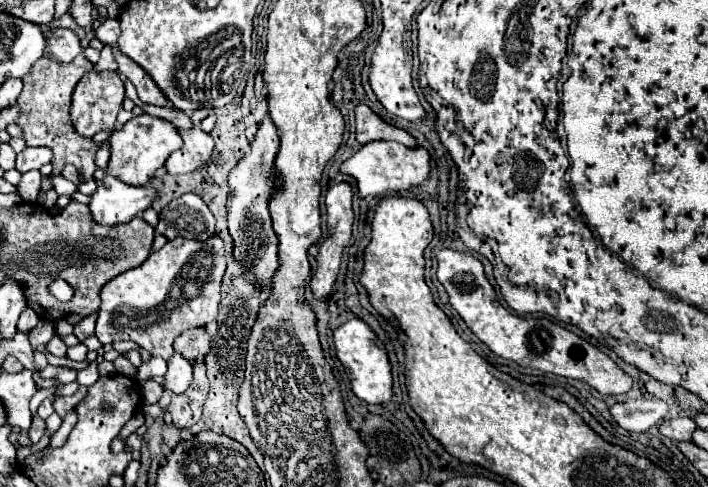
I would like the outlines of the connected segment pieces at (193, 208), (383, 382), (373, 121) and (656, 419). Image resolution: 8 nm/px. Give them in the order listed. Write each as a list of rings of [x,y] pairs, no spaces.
[[[187,193],[159,213],[157,233],[167,239],[209,239],[215,233],[215,217],[199,195]]]
[[[359,317],[343,323],[339,329],[335,329],[335,349],[339,361],[347,367],[351,377],[353,393],[367,401],[367,403],[389,403],[393,397],[393,375],[391,375],[391,363],[387,357],[387,351],[377,345],[375,331]]]
[[[359,103],[355,109],[357,115],[357,141],[361,145],[371,141],[397,141],[405,147],[417,147],[417,139],[411,137],[407,131],[397,129],[389,123],[385,123],[379,115],[375,115],[365,103]]]
[[[629,399],[623,403],[609,403],[613,419],[627,431],[641,433],[651,425],[659,425],[669,413],[669,403],[663,399]]]

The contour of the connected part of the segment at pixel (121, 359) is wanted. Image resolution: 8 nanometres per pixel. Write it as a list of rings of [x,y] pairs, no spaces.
[[[119,356],[116,360],[113,361],[113,364],[117,373],[121,373],[122,375],[133,377],[133,374],[136,372],[135,367],[124,356]]]

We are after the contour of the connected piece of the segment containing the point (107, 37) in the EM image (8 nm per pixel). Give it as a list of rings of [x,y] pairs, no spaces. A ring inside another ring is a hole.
[[[98,7],[98,11],[100,14],[104,15],[105,23],[97,29],[97,39],[101,41],[101,43],[109,43],[109,45],[115,45],[115,41],[117,41],[117,37],[119,37],[121,33],[120,23],[117,19],[110,19],[106,15],[105,7]]]

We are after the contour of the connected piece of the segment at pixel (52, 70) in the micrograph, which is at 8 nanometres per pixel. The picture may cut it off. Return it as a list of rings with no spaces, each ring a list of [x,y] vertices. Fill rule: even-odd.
[[[81,53],[79,57],[75,57],[75,61],[71,63],[59,63],[47,55],[43,55],[31,69],[31,73],[27,77],[23,77],[23,91],[17,99],[19,107],[21,107],[21,117],[17,121],[17,125],[23,129],[23,139],[29,147],[49,147],[53,151],[53,173],[51,175],[61,175],[63,165],[75,165],[77,171],[81,171],[81,175],[85,177],[85,181],[89,181],[97,169],[95,165],[95,153],[99,149],[99,145],[95,145],[91,139],[81,137],[73,125],[71,125],[71,117],[69,117],[69,105],[71,105],[71,95],[75,85],[79,83],[79,79],[89,73],[95,65]]]

